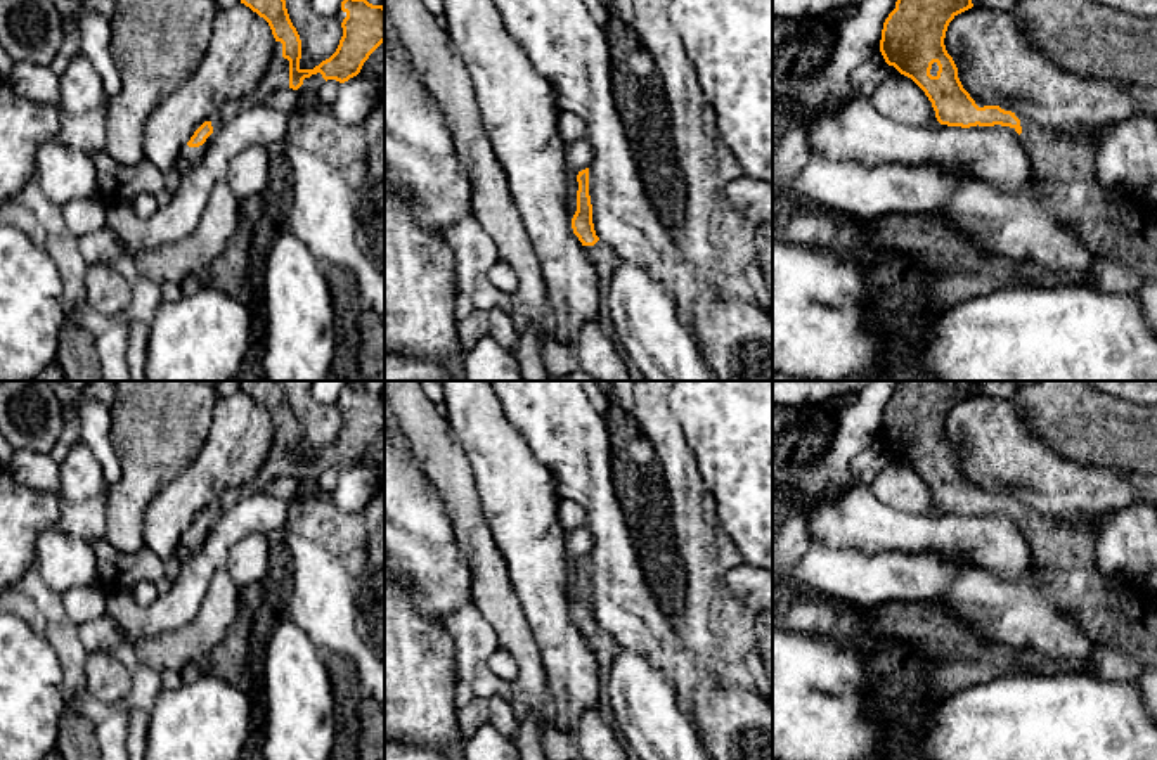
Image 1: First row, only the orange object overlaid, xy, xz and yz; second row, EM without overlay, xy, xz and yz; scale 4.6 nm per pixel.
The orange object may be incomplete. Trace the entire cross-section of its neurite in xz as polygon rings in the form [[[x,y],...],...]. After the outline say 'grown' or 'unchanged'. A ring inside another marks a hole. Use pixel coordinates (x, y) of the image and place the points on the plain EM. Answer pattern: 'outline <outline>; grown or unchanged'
outline [[[589,556],[578,559],[577,570],[578,570],[577,599],[572,606],[572,616],[573,622],[578,625],[578,628],[582,630],[582,634],[585,635],[587,644],[591,646],[596,656],[601,682],[606,682],[613,660],[620,653],[620,646],[608,632],[604,632],[596,623],[592,611],[592,592],[589,583]]]; grown

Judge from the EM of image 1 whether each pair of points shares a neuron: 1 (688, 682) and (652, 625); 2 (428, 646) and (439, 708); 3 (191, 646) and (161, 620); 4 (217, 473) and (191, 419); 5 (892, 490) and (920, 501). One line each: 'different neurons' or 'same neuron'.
1: same neuron
2: same neuron
3: different neurons
4: different neurons
5: same neuron

